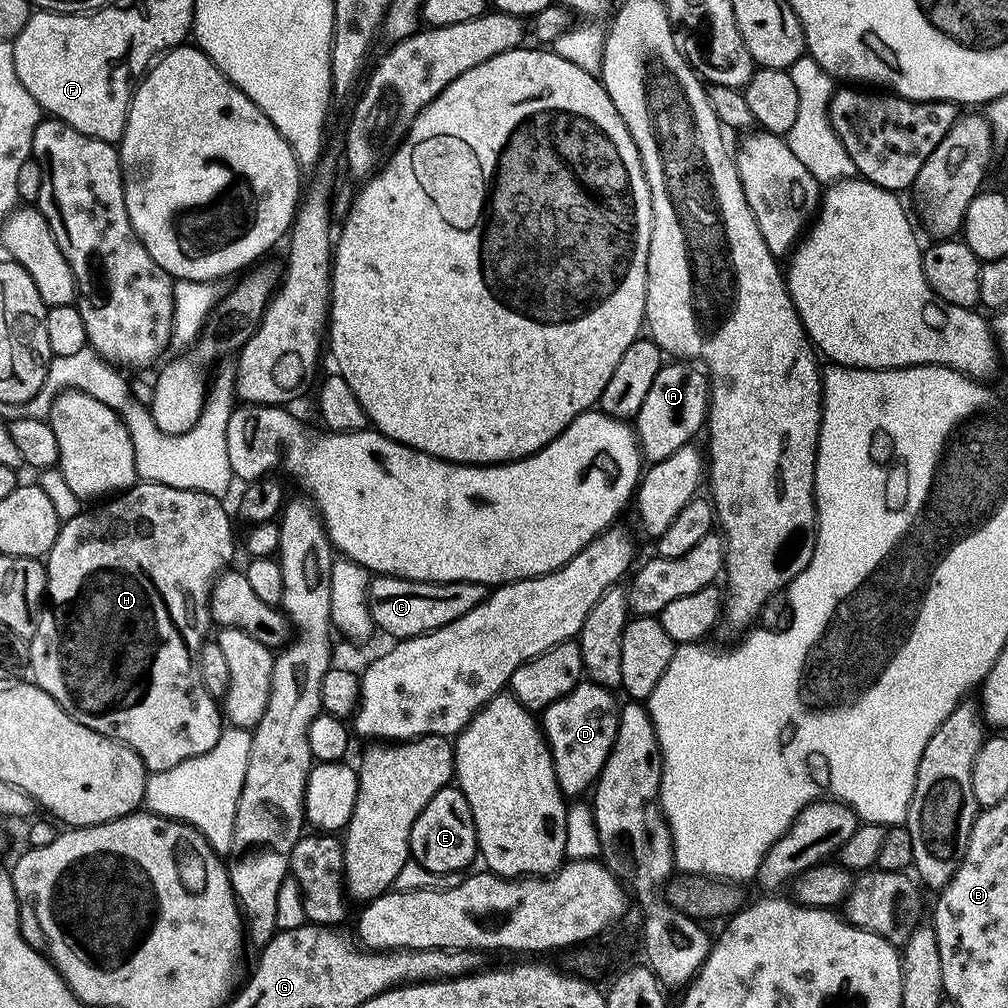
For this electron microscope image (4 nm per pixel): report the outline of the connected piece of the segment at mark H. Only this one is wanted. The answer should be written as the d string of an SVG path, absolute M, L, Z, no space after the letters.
M136 482L123 494L117 495L109 504L101 508L81 510L76 517L61 523L60 532L54 538L54 546L46 554L48 569L48 590L46 607L36 622L36 633L26 644L26 664L32 667L31 679L50 698L61 704L82 726L94 730L111 740L129 744L142 758L149 773L170 770L178 762L186 762L198 754L206 754L218 742L222 731L222 708L219 703L198 683L194 675L194 654L176 628L176 622L168 608L182 609L184 599L189 602L202 602L204 592L212 593L213 579L229 567L232 555L238 548L238 536L232 533L232 520L224 509L225 501L206 492L190 489L175 489L174 486Z

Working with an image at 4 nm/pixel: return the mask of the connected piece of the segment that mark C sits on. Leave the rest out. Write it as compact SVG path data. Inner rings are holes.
M377 575L368 586L368 609L377 629L389 632L392 638L421 636L438 630L454 618L462 618L484 601L486 588L474 582L427 584L421 580L401 580L398 576Z

